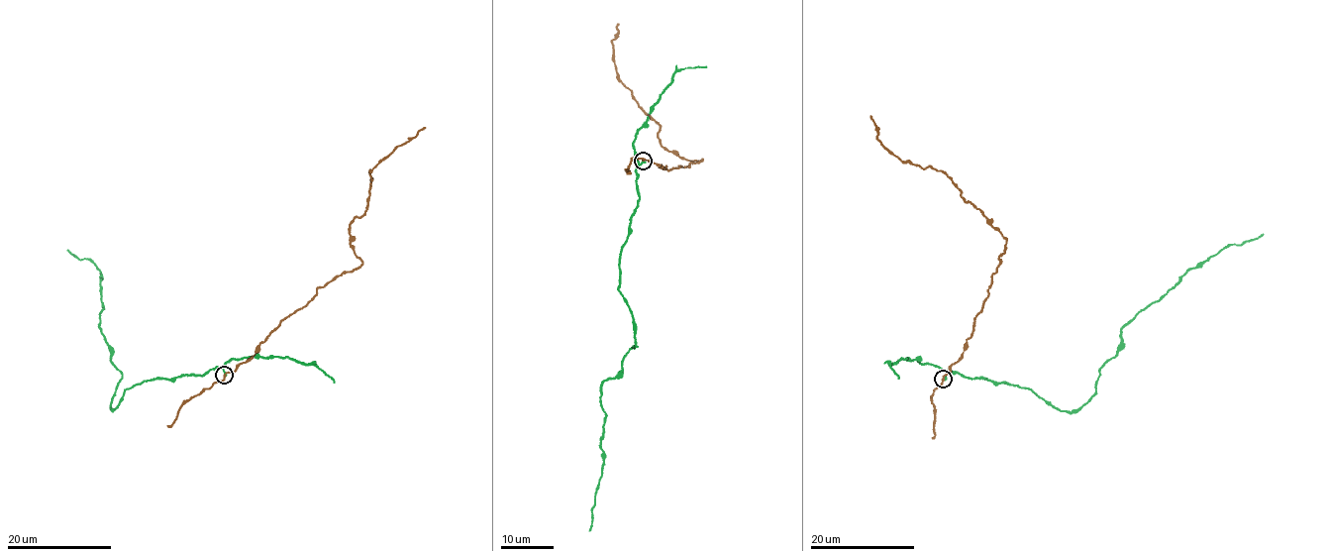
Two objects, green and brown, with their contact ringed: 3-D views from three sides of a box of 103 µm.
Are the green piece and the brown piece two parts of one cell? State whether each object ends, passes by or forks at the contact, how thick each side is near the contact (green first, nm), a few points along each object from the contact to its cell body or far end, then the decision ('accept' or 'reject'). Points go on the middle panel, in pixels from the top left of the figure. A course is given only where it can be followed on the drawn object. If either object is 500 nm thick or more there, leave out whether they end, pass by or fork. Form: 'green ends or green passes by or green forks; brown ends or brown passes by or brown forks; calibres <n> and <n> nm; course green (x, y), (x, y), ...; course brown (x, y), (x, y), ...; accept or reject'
green ends; brown passes by; calibres 340 and 190 nm; course green (642, 161), (618, 289), (632, 313), (636, 346), (622, 371), (599, 386), (603, 461), (589, 530); course brown (642, 161), (669, 170), (702, 160), (687, 161), (662, 145), (660, 126), (619, 79), (612, 43), (618, 24); reject

